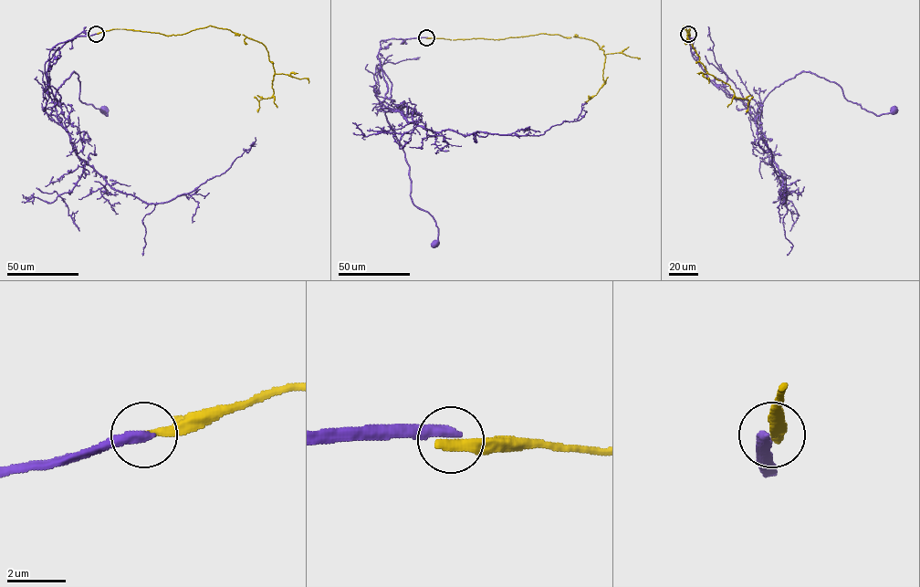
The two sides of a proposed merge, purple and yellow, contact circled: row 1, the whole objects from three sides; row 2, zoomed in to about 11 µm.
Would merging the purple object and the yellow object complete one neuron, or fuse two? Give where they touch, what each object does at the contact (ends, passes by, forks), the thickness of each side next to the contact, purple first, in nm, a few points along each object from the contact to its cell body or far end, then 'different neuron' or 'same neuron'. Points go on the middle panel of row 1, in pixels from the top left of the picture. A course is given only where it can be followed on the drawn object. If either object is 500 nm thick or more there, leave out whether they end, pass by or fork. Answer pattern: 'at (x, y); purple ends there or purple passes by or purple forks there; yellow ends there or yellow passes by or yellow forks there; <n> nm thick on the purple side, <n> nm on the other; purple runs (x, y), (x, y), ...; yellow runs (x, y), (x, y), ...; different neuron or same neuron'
at (426, 37); purple ends there; yellow ends there; 400 nm thick on the purple side, 320 nm on the other; purple runs (427, 37), (381, 40), (378, 57), (387, 89), (381, 107), (404, 152), (412, 203), (438, 228), (435, 243); yellow runs (427, 37), (500, 39), (546, 34), (591, 40), (603, 51), (604, 84), (592, 97), (590, 99), (588, 95); different neuron

